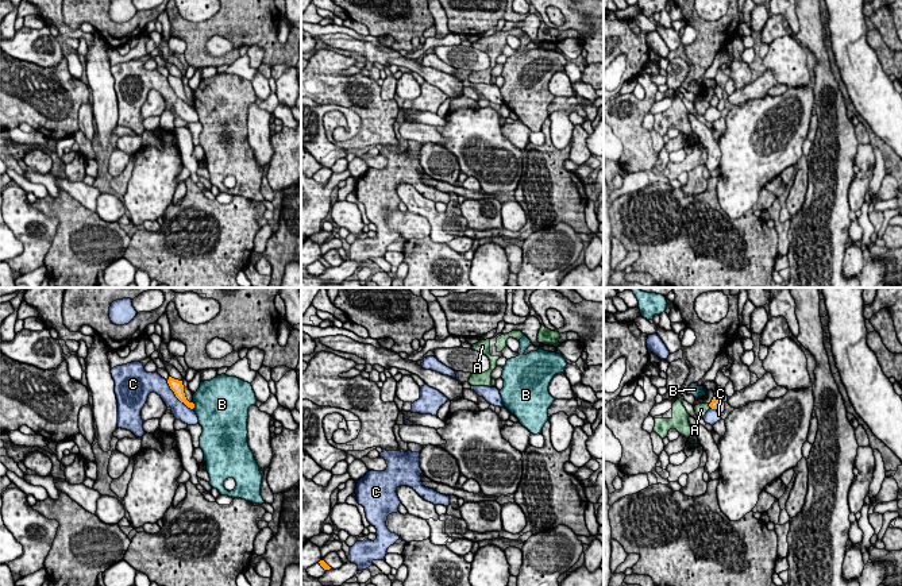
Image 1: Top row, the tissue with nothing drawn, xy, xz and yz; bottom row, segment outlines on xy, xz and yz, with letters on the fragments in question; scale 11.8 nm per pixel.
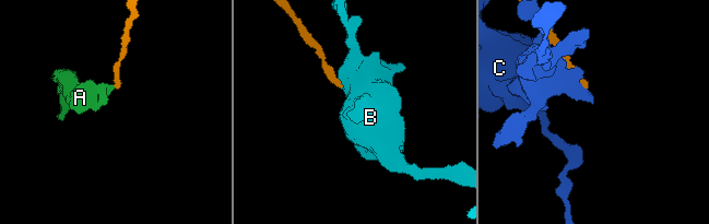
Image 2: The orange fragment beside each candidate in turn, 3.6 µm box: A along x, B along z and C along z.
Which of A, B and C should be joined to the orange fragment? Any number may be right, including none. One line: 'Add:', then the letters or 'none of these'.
Add: none of these

